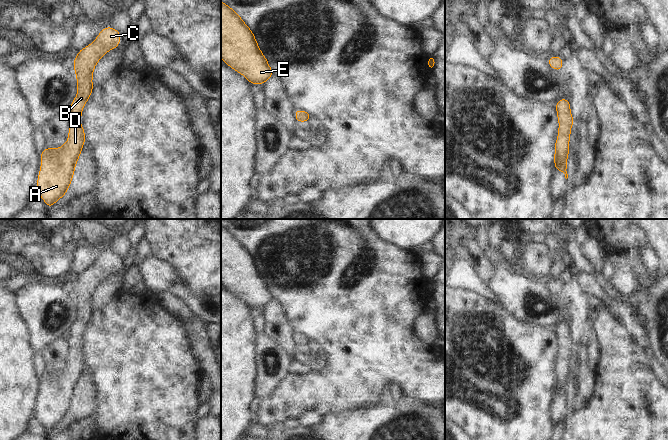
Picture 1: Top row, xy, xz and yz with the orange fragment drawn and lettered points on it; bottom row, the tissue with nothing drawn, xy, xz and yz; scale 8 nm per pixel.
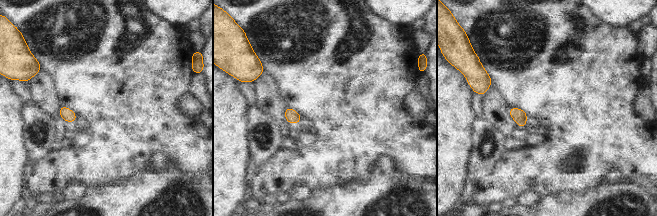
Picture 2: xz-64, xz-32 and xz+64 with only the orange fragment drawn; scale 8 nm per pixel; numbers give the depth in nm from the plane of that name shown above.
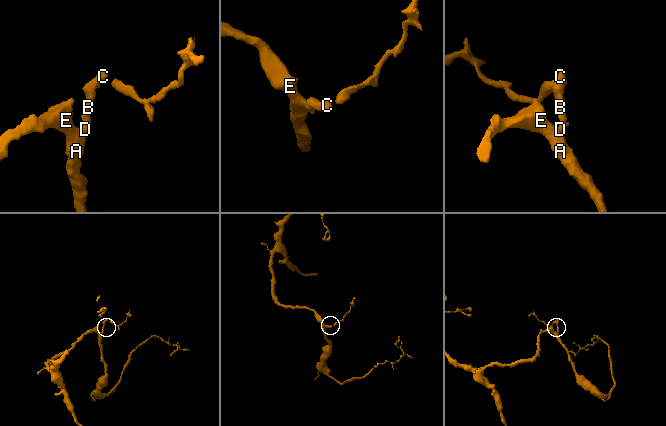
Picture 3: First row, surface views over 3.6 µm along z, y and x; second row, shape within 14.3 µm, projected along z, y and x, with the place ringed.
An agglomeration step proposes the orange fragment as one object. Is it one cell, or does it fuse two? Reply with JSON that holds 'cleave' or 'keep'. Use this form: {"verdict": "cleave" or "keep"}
{"verdict": "keep"}

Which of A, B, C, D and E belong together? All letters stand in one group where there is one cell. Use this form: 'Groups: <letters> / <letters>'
Groups: A B C D E

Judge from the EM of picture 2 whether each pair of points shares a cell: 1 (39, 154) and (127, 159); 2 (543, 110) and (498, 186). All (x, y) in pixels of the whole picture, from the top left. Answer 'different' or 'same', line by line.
1: different
2: same

